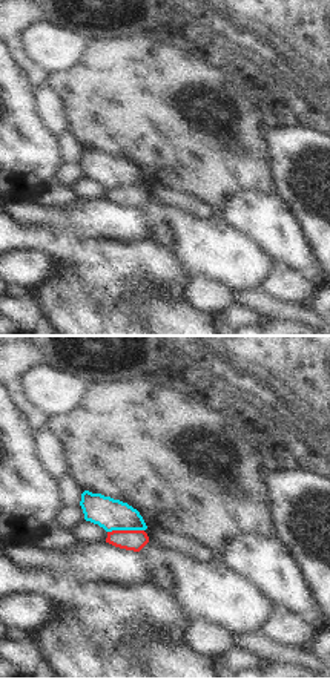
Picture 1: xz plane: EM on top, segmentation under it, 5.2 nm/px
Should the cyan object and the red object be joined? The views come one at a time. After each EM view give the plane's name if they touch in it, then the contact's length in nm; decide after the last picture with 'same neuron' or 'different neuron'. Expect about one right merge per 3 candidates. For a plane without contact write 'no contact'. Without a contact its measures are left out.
meets cyan in xz; contact 190 nm long

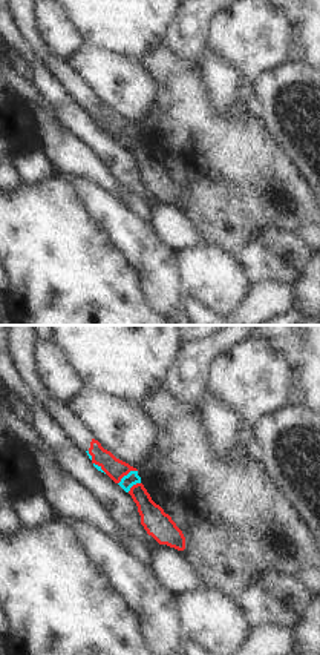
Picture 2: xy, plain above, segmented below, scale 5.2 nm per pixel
meets cyan in xy; contact 130 nm long

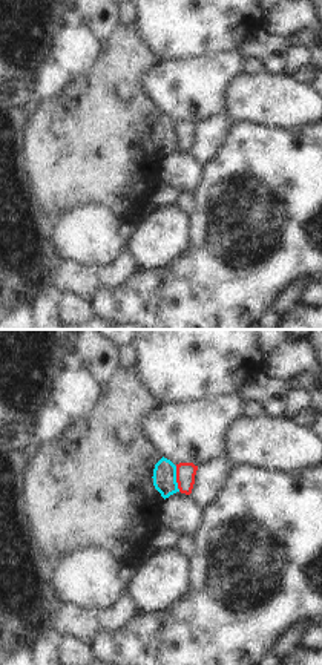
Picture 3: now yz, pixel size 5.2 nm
meets cyan in yz; contact 140 nm long

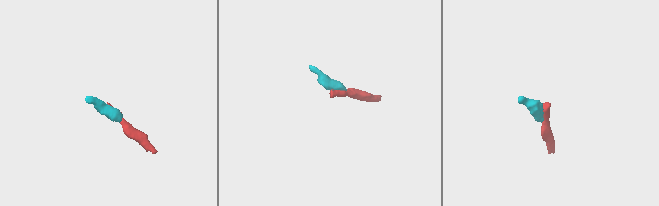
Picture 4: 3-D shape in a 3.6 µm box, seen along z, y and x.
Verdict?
different neuron

